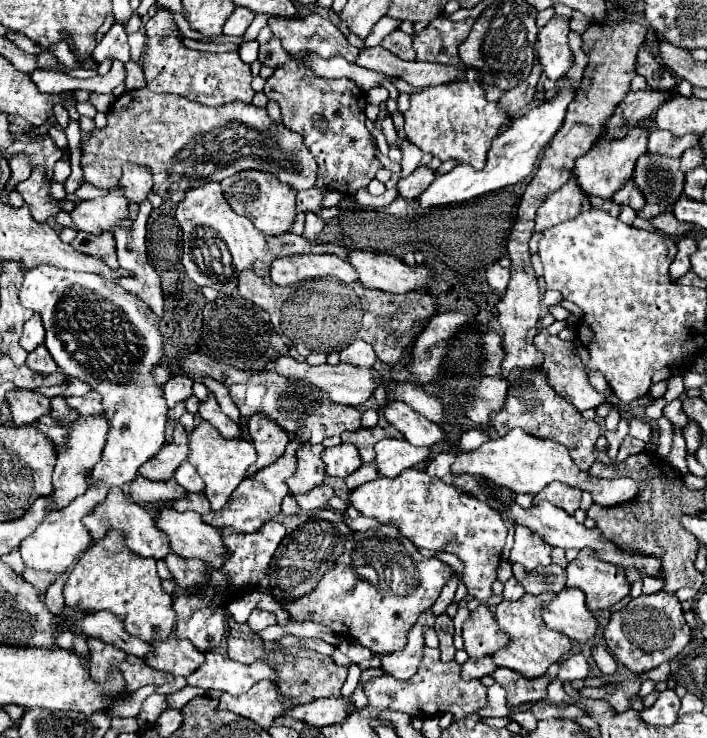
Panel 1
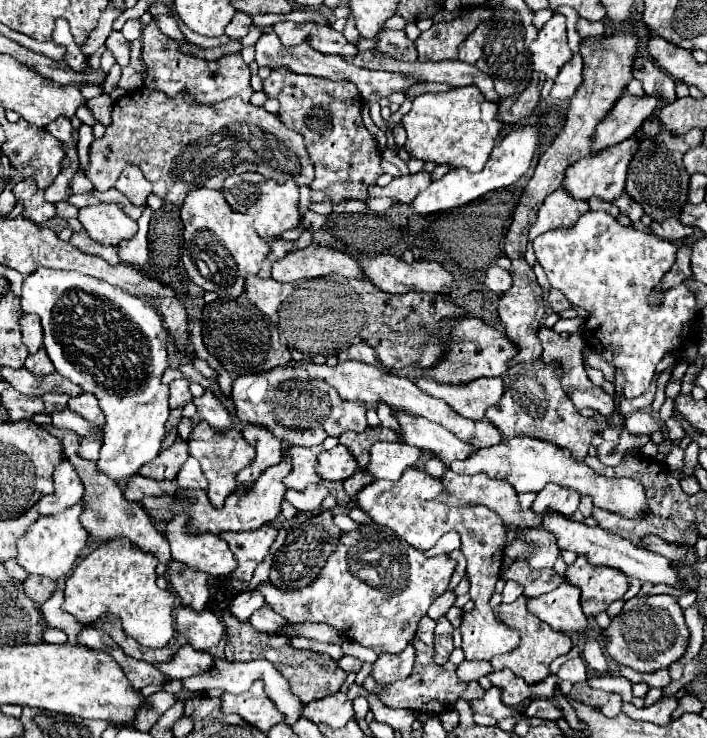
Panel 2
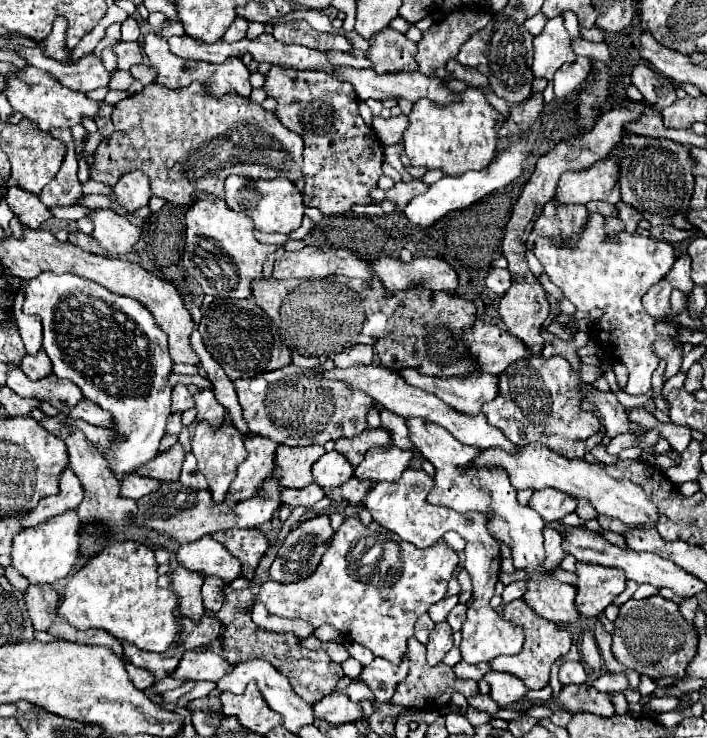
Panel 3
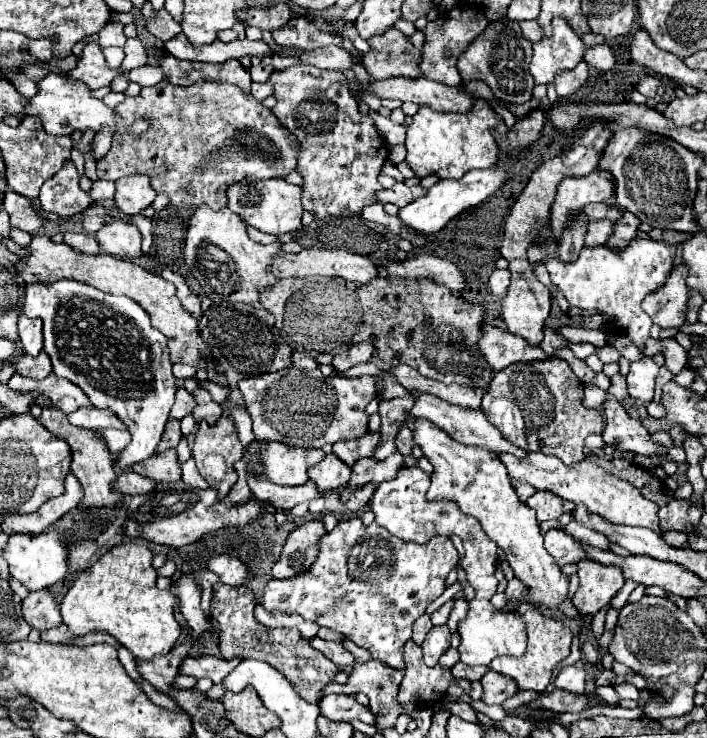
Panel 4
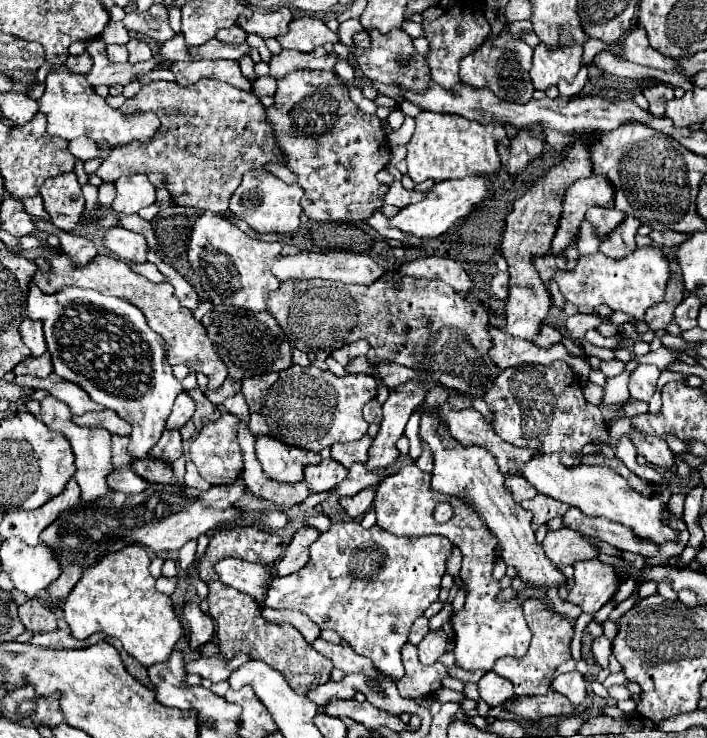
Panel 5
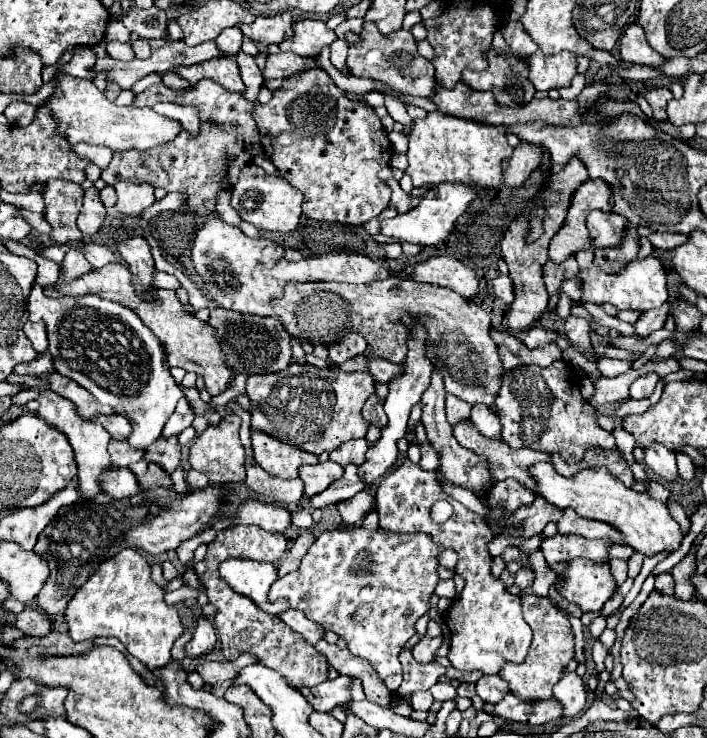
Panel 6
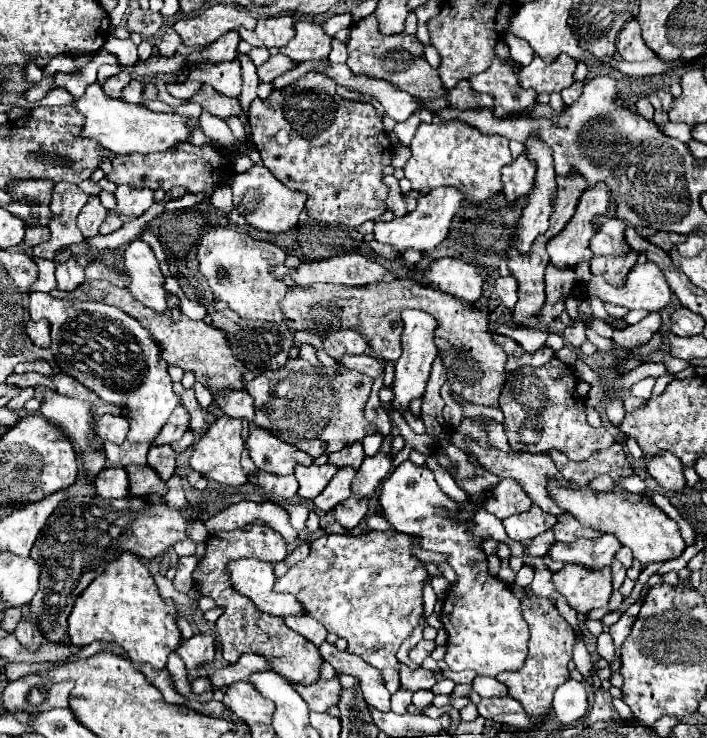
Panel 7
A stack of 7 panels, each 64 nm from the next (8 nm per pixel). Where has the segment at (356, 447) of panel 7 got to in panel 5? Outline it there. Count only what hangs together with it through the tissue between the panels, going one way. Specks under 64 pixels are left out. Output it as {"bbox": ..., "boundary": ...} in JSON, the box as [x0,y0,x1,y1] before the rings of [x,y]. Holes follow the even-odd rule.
{"bbox":[332,436,374,468],"boundary":[[[364,436],[362,440],[354,440],[354,442],[338,442],[332,448],[332,458],[346,468],[350,468],[350,464],[354,462],[366,462],[370,442],[374,442],[370,436]]]}

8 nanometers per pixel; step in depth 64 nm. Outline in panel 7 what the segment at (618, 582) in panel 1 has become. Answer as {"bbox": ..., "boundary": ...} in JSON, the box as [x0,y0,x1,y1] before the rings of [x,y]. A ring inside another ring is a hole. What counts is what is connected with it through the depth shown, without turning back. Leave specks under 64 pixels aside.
{"bbox":[552,564,612,614],"boundary":[[[564,564],[564,568],[554,574],[552,582],[566,602],[582,614],[606,606],[612,594],[610,568],[590,570],[582,568],[582,564]]]}

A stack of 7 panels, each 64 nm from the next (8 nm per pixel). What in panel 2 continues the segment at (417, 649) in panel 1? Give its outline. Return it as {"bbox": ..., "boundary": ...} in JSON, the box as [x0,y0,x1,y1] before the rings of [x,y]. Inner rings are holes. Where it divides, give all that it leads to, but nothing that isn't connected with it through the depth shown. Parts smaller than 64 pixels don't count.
{"bbox":[370,642,416,684],"boundary":[[[410,642],[410,646],[404,652],[400,652],[398,656],[380,654],[370,674],[380,684],[390,684],[390,682],[396,682],[396,680],[404,680],[412,674],[414,660],[416,660],[416,650],[414,650],[414,644]]]}

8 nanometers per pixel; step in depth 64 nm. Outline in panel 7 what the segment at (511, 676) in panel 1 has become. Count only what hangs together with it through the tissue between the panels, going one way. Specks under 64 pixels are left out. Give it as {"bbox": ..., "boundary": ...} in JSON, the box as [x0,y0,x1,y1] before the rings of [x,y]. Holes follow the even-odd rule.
{"bbox":[472,676,506,698],"boundary":[[[476,676],[472,682],[472,688],[482,696],[482,698],[492,698],[492,696],[506,696],[506,686],[498,682],[496,678],[488,676]]]}

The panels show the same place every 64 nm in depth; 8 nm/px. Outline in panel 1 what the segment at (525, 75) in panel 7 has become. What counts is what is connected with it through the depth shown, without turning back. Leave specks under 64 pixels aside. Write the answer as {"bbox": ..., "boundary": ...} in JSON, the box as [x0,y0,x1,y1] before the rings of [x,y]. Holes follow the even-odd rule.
{"bbox":[538,16,574,80],"boundary":[[[554,16],[538,32],[538,58],[550,80],[560,80],[574,64],[574,54],[568,46],[568,32],[568,18],[564,16]]]}

